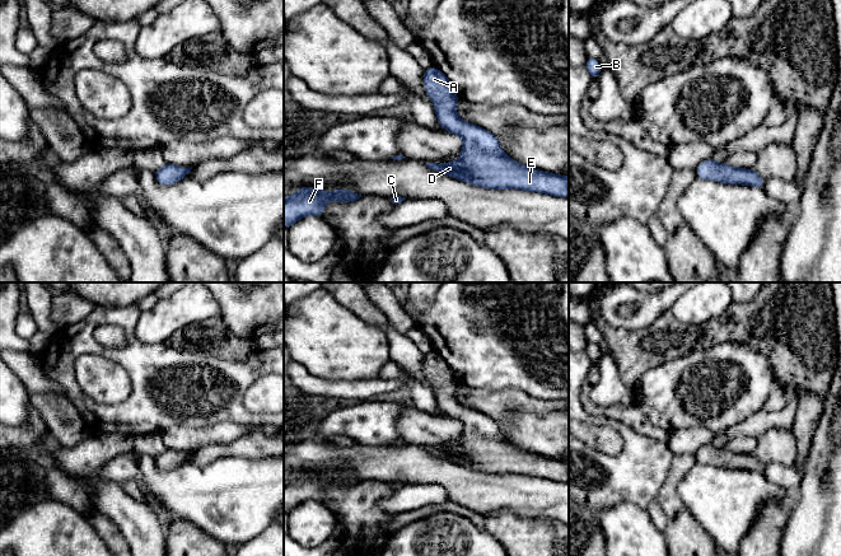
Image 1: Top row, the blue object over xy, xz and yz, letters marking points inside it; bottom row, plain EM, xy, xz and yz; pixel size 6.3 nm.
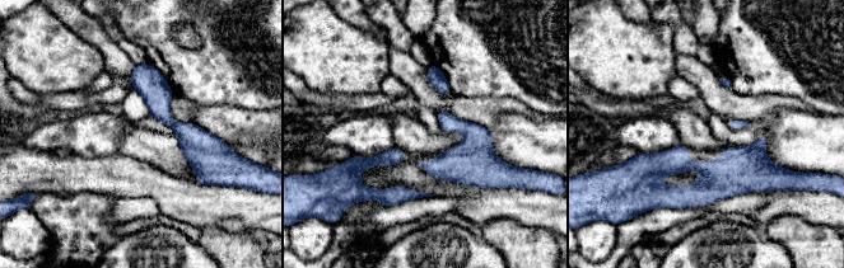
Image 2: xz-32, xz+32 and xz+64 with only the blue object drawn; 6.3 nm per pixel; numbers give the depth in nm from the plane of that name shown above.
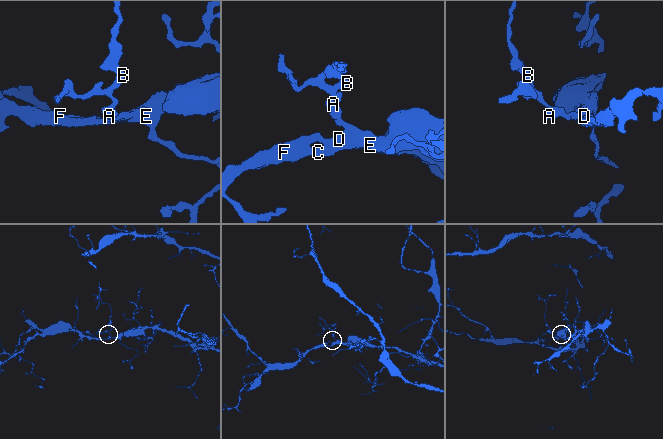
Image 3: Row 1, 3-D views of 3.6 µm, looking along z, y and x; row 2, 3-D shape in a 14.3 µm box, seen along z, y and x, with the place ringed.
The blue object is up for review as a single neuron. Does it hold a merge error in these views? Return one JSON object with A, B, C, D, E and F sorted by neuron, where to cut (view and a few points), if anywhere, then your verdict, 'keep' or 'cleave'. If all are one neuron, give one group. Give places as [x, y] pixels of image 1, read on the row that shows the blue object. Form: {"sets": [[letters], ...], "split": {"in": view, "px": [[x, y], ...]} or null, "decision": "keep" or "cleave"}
{"sets": [["A", "B", "C", "D", "E", "F"]], "split": null, "decision": "keep"}

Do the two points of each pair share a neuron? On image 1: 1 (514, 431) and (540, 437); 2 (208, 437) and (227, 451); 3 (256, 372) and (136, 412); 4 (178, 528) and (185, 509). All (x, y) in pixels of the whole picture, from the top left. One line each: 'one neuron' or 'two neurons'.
1: one neuron
2: two neurons
3: one neuron
4: two neurons

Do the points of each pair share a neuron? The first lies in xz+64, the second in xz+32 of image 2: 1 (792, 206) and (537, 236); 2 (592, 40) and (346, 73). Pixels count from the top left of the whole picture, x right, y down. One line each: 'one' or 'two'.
1: two
2: one

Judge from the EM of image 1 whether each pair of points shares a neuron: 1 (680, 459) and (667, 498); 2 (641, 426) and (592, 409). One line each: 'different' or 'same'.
1: same
2: same

